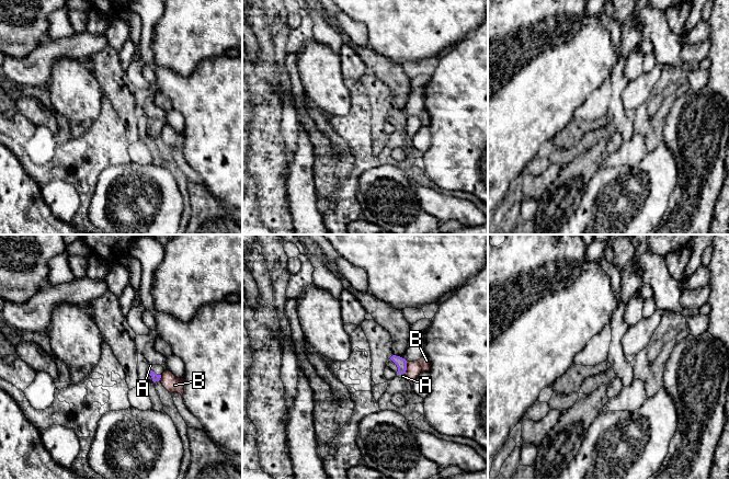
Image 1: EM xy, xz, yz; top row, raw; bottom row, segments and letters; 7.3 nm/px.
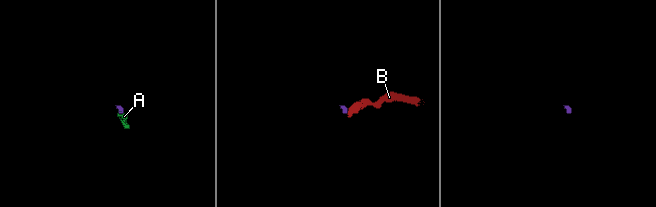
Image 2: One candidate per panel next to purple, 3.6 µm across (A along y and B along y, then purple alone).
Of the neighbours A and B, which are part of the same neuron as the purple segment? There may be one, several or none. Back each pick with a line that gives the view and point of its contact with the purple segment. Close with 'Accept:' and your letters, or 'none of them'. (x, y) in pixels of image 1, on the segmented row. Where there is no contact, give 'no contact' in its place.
A: contact xz (400, 373)
Accept: A

